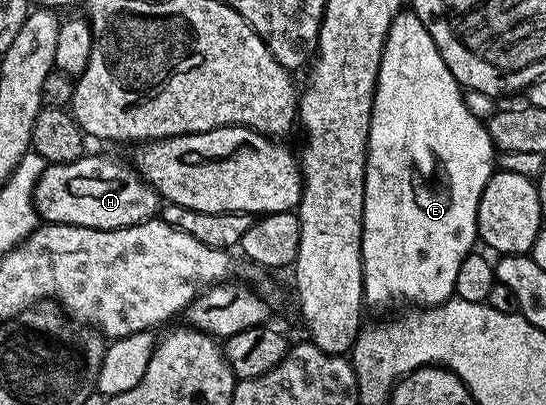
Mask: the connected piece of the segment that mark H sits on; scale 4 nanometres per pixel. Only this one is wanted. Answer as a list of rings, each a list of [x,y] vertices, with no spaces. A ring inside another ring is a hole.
[[[92,154],[83,155],[80,160],[64,165],[49,163],[34,189],[34,207],[39,219],[48,224],[60,223],[106,231],[134,226],[136,223],[146,222],[147,219],[155,217],[160,208],[158,194],[139,177],[136,170],[129,165],[126,166],[106,156],[92,156]]]

